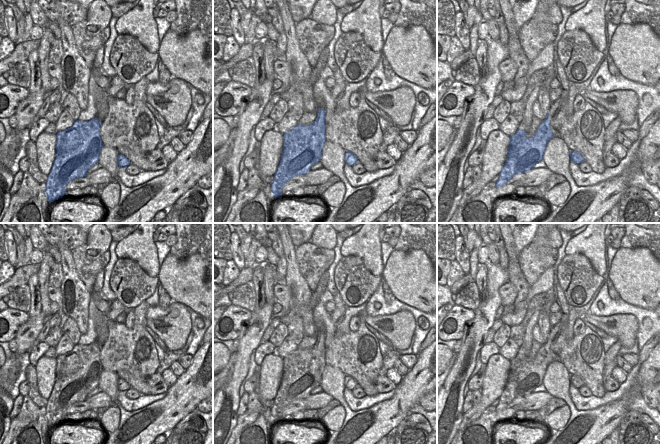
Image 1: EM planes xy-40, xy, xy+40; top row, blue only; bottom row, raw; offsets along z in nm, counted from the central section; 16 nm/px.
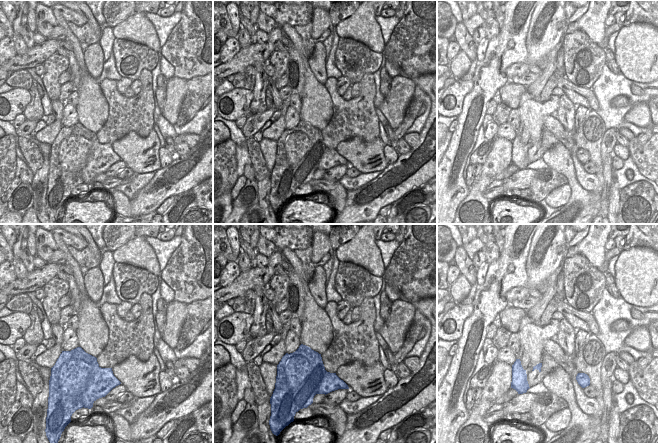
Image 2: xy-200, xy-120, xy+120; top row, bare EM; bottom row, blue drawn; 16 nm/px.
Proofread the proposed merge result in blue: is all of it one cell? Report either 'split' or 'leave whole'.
split

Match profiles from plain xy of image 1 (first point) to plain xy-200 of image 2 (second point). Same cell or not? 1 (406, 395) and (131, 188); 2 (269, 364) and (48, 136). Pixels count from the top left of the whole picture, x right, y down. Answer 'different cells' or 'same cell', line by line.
1: different cells
2: different cells

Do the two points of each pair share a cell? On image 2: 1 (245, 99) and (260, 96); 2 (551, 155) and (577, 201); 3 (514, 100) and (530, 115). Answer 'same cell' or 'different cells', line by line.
1: different cells
2: same cell
3: different cells

